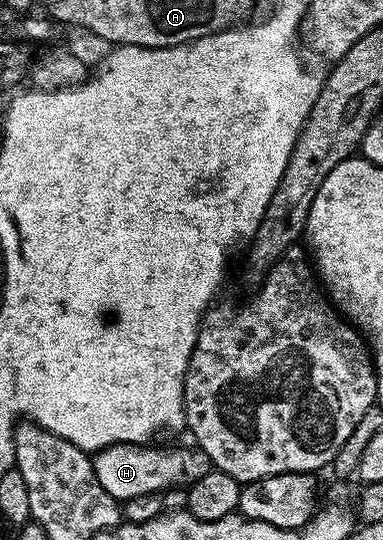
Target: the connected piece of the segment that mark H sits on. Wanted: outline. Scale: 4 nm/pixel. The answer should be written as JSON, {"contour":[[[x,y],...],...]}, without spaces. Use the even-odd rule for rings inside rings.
{"contour":[[[115,443],[102,448],[91,456],[94,477],[98,477],[102,489],[106,489],[106,493],[110,493],[110,497],[114,497],[117,501],[125,501],[124,499],[144,499],[147,495],[156,495],[159,491],[170,490],[171,487],[187,489],[192,486],[192,483],[213,470],[210,457],[206,457],[204,450],[195,445],[184,448],[152,446],[156,445],[149,445],[148,443]]]}

